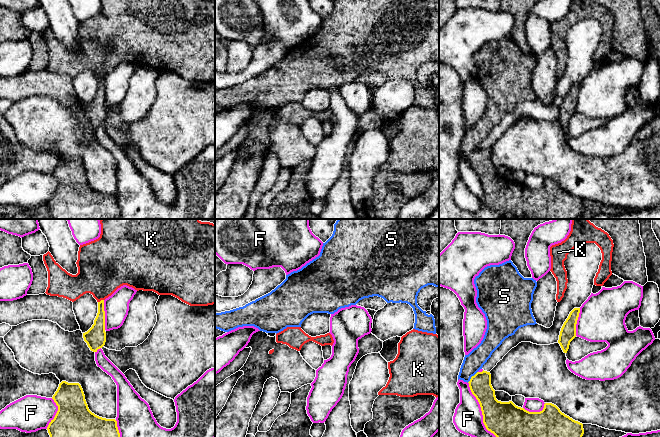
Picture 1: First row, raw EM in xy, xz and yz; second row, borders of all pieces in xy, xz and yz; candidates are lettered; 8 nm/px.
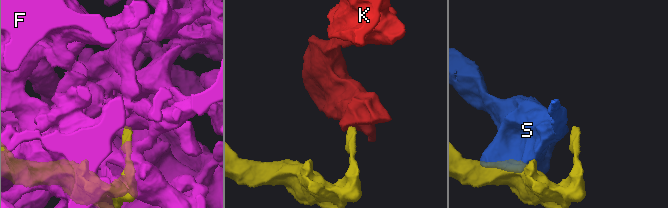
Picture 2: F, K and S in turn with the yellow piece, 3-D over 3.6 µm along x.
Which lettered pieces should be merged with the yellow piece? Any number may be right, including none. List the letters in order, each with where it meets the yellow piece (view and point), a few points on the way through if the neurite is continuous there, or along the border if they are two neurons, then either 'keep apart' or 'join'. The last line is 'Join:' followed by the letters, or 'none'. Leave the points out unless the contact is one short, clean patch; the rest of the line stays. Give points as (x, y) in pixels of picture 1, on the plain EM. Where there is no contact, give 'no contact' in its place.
F: contact yz (482, 189); keep apart
K: contact xy (101, 76); border xy (103, 75), (98, 78); keep apart
S: contact yz (471, 153); keep apart
Join: none

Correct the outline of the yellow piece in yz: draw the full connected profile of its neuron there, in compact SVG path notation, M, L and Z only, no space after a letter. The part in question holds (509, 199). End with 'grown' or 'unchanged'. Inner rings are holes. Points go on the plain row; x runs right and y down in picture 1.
M477 148L468 159L480 180L486 205L502 219L577 219L584 210L582 199L565 191L552 179L545 179L540 188L529 188L512 177L498 177L491 161L490 148Z; unchanged

